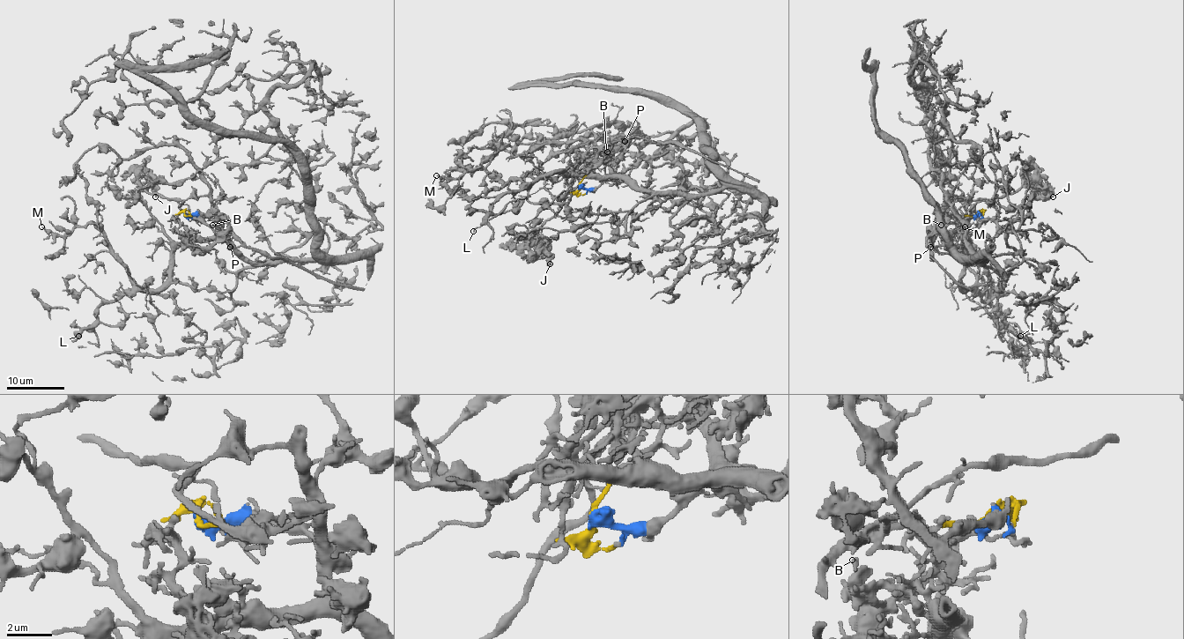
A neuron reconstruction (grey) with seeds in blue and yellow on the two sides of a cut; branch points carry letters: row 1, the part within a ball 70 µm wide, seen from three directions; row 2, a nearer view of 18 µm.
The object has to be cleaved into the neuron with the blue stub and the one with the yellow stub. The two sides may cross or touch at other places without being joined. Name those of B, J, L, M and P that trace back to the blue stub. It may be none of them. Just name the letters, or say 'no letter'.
L, M

